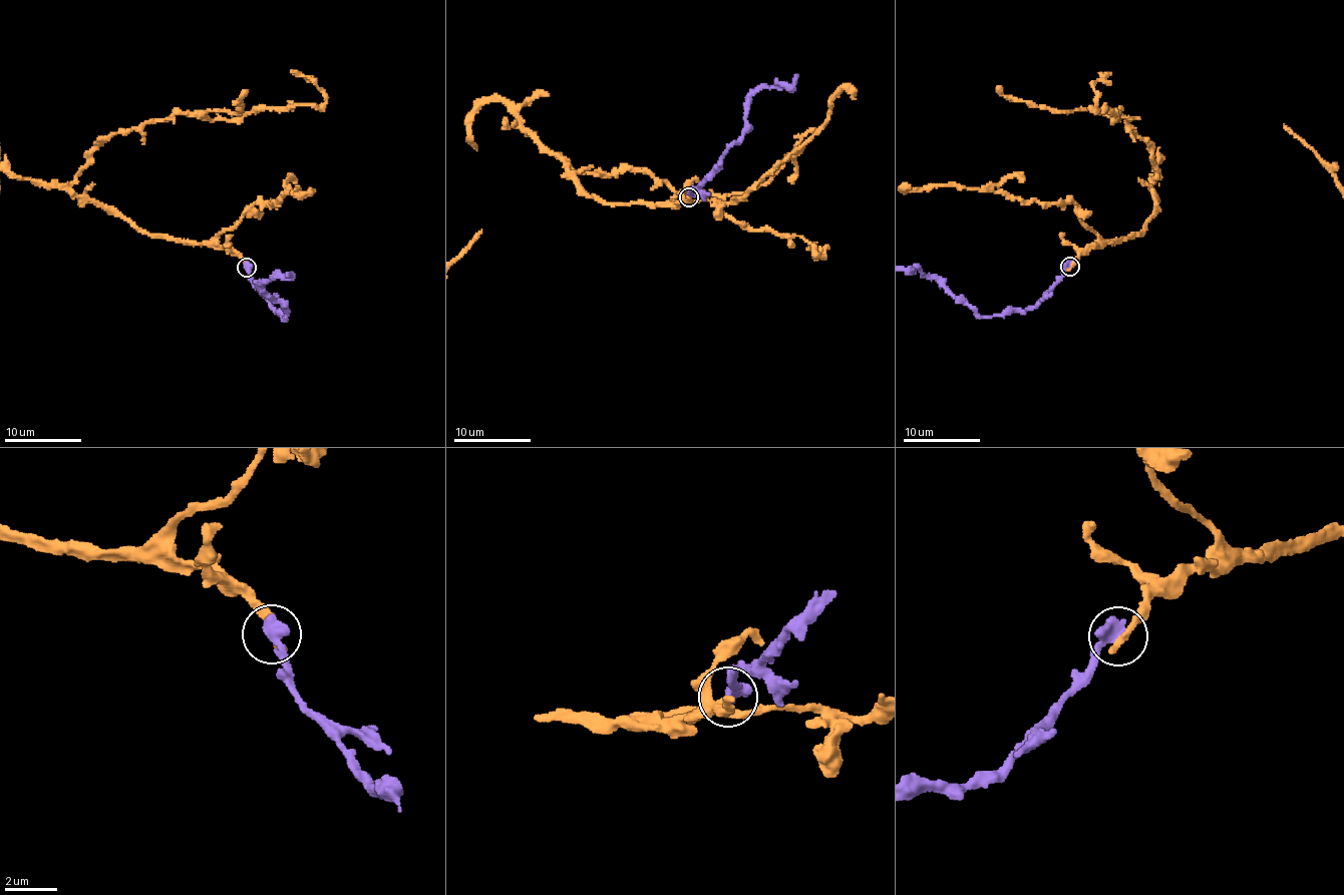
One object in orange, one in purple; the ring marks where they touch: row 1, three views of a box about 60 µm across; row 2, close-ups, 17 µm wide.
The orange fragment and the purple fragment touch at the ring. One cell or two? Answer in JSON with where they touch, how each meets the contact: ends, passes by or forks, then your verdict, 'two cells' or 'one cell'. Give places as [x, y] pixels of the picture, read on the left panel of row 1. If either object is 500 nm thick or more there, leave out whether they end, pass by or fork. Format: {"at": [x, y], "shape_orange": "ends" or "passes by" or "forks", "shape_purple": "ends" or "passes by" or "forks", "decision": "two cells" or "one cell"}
{"at": [247, 267], "decision": "two cells"}

